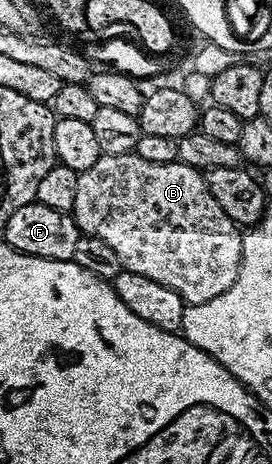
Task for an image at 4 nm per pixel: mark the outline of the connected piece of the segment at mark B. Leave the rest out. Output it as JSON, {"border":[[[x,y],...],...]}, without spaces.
{"border":[[[137,151],[124,155],[104,153],[92,167],[78,175],[72,216],[85,236],[104,239],[104,243],[116,251],[123,269],[136,271],[136,275],[144,275],[155,283],[164,283],[164,287],[172,287],[187,305],[208,303],[208,299],[224,295],[224,291],[236,283],[242,262],[239,226],[228,219],[220,203],[212,199],[205,176],[183,161],[148,163],[148,159],[140,159]]]}

